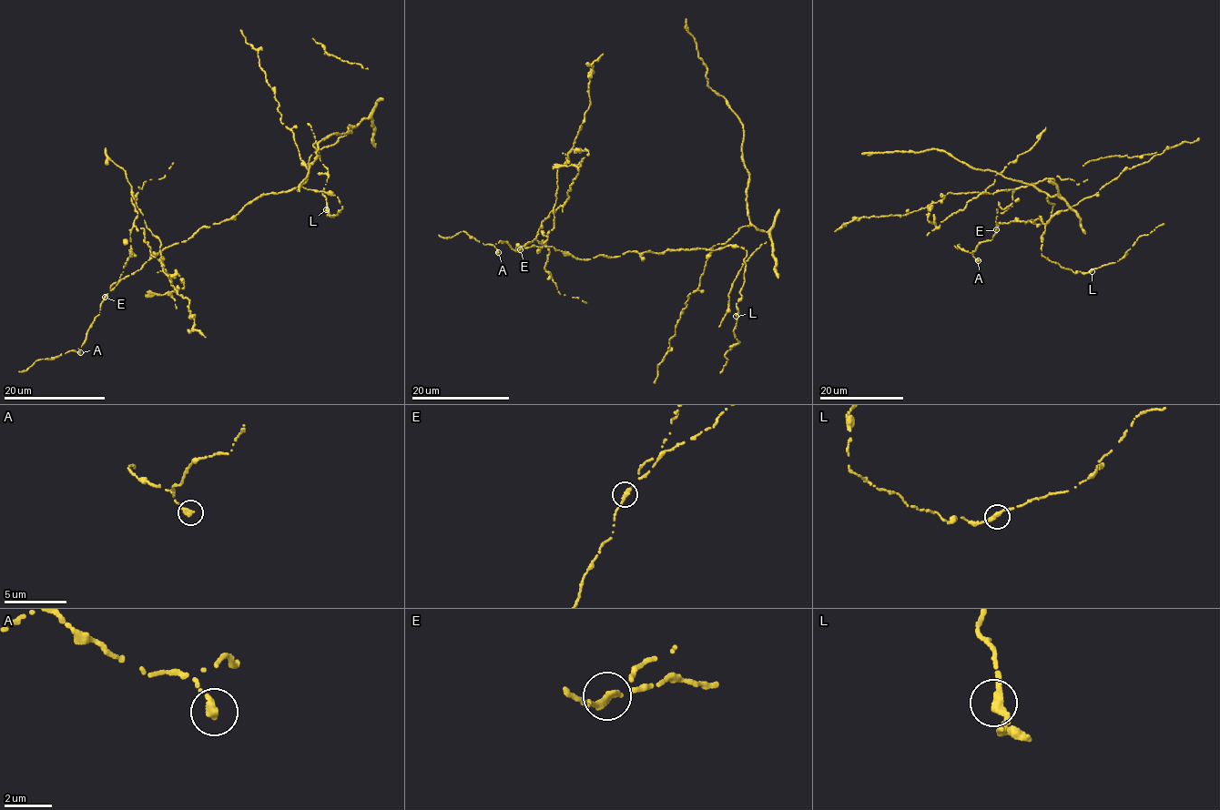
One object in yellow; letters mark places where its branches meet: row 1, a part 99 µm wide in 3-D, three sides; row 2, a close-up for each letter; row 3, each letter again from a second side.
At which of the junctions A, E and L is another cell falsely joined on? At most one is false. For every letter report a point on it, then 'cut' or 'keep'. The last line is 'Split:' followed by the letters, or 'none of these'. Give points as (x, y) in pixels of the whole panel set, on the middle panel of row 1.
A: (498, 252) | keep
E: (520, 249) | cut
L: (736, 316) | keep
Split: E

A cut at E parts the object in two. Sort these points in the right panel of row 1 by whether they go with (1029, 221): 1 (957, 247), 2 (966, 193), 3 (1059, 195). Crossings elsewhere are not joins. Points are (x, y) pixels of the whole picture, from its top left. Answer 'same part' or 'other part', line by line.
1: same part
2: other part
3: same part

